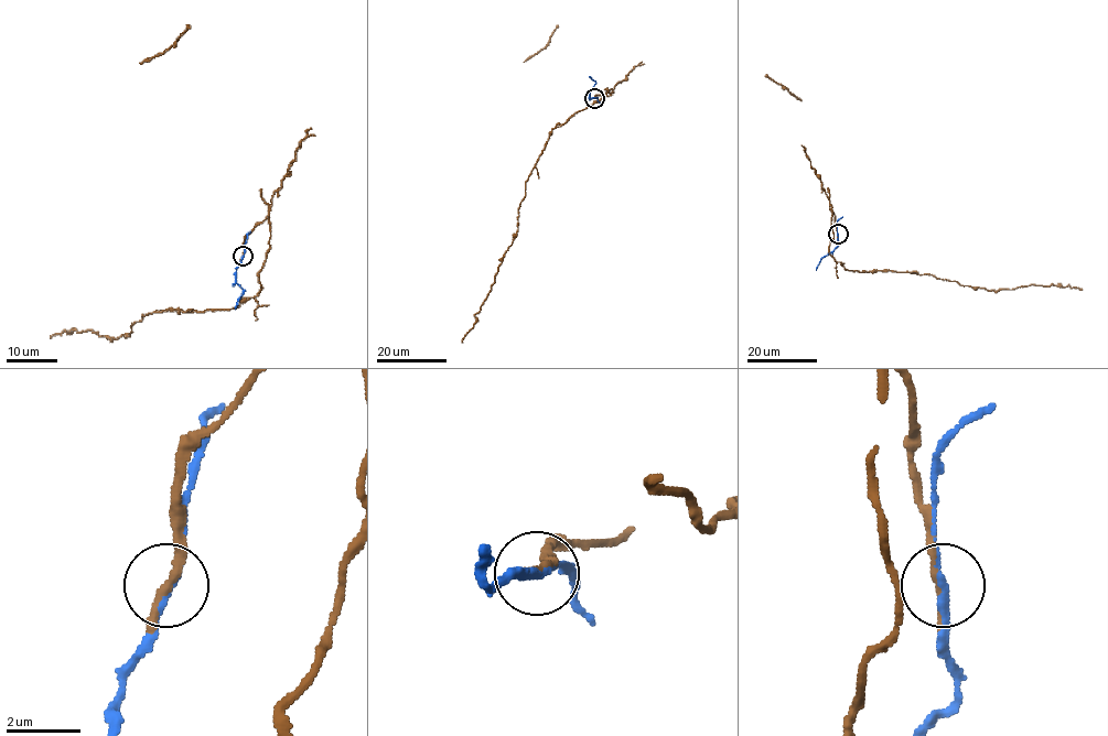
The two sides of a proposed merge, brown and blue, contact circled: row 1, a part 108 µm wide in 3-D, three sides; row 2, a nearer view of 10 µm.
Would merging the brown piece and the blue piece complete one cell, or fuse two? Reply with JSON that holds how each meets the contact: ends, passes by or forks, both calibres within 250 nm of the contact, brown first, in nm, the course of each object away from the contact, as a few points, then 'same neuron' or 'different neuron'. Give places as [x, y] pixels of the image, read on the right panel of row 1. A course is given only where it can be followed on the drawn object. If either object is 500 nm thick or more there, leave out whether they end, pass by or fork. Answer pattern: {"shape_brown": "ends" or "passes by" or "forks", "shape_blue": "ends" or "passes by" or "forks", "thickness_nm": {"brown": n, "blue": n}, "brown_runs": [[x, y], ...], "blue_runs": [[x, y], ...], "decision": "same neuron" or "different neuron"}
{"shape_brown": "passes by", "shape_blue": "passes by", "thickness_nm": {"brown": 190, "blue": 180}, "brown_runs": [[838, 234], [830, 206], [834, 235], [829, 255], [847, 270], [932, 274], [993, 291], [1031, 284], [1083, 289]], "blue_runs": [[838, 234], [838, 246], [823, 258], [816, 270]], "decision": "different neuron"}

